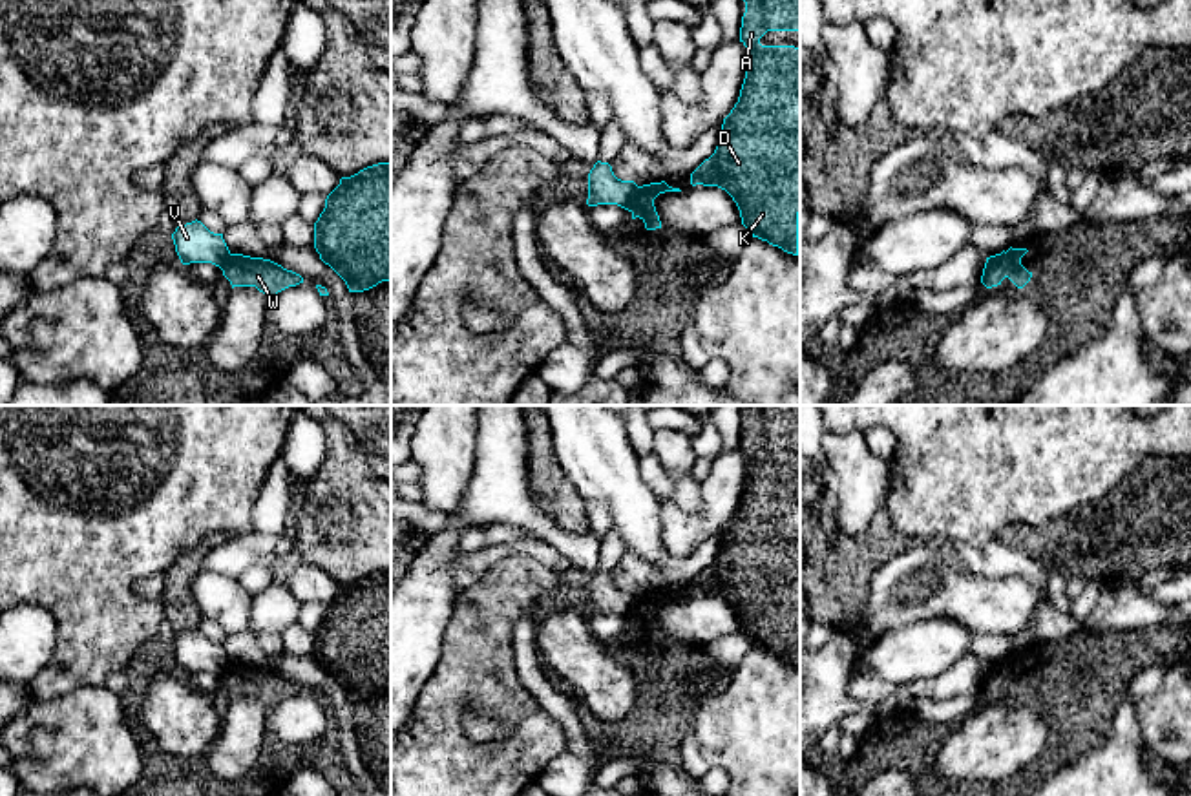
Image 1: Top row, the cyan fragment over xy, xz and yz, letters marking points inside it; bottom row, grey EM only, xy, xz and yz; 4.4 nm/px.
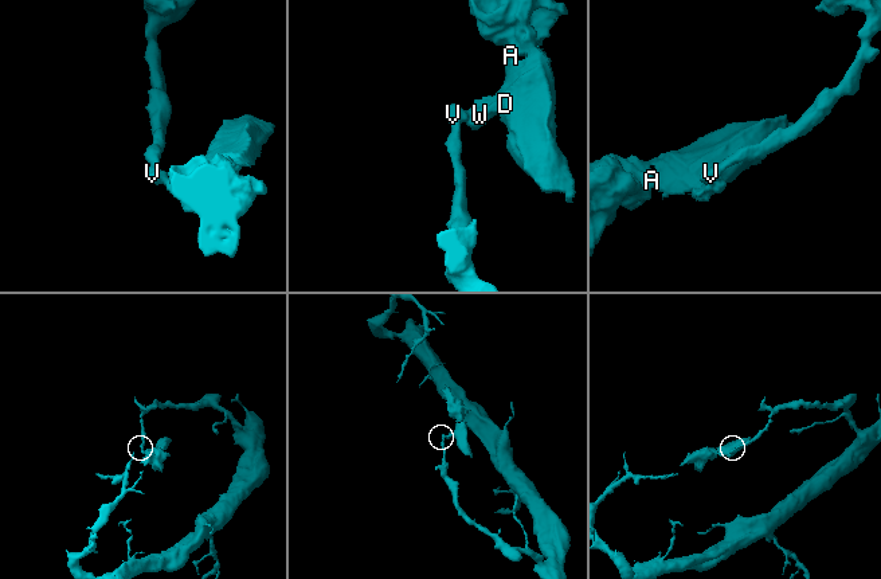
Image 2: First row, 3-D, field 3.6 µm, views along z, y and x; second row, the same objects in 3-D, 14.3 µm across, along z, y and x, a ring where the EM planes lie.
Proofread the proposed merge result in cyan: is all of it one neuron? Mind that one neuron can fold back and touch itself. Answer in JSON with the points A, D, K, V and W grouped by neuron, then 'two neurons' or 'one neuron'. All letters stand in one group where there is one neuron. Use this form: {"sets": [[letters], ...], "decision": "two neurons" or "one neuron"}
{"sets": [["A", "D", "K", "W"], ["V"]], "decision": "two neurons"}

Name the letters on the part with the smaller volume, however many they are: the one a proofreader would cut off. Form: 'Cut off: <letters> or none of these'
Cut off: A, D, K, W

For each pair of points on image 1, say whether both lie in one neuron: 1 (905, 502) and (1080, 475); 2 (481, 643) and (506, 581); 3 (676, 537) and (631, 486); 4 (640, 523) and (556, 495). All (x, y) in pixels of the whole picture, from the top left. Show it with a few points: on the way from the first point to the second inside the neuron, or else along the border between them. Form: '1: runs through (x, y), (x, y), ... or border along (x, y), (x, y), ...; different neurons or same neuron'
1: runs through (948, 482), (959, 475), (1036, 475); same neuron
2: runs through (481, 628), (484, 614), (501, 596); same neuron
3: border along (662, 504), (662, 541), (667, 550); different neurons
4: border along (561, 468), (587, 502); different neurons

